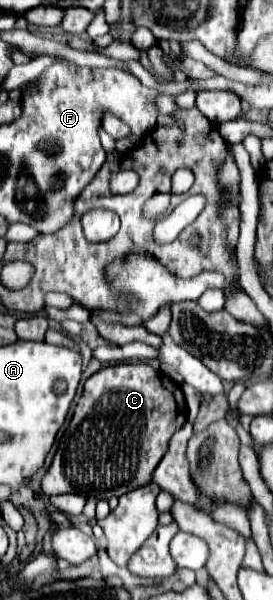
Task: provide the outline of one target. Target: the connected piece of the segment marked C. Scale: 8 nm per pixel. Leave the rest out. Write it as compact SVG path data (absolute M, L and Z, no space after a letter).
M122 363L104 367L84 383L84 393L74 409L66 437L60 441L56 457L42 479L42 491L46 495L82 493L84 497L94 495L96 499L110 499L120 497L130 489L148 485L156 465L168 449L166 441L170 441L184 421L186 403L182 389L158 369L150 367L148 363Z

